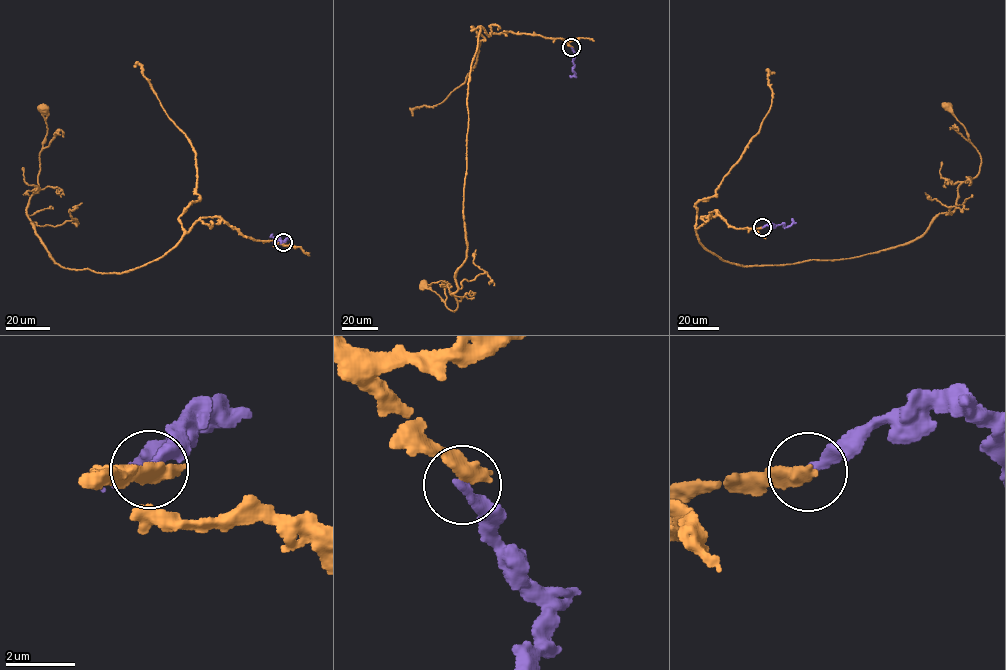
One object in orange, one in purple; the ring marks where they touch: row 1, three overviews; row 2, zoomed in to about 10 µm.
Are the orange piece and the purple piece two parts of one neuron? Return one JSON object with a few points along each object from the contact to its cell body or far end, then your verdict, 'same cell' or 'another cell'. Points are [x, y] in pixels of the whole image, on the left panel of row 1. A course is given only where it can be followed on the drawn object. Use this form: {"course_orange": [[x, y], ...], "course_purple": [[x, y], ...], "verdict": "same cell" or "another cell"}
{"course_orange": [[283, 242], [202, 217], [163, 256], [130, 270], [54, 263], [27, 214], [39, 189], [42, 108]], "course_purple": [[283, 242], [286, 239], [274, 243], [272, 234]], "verdict": "another cell"}

